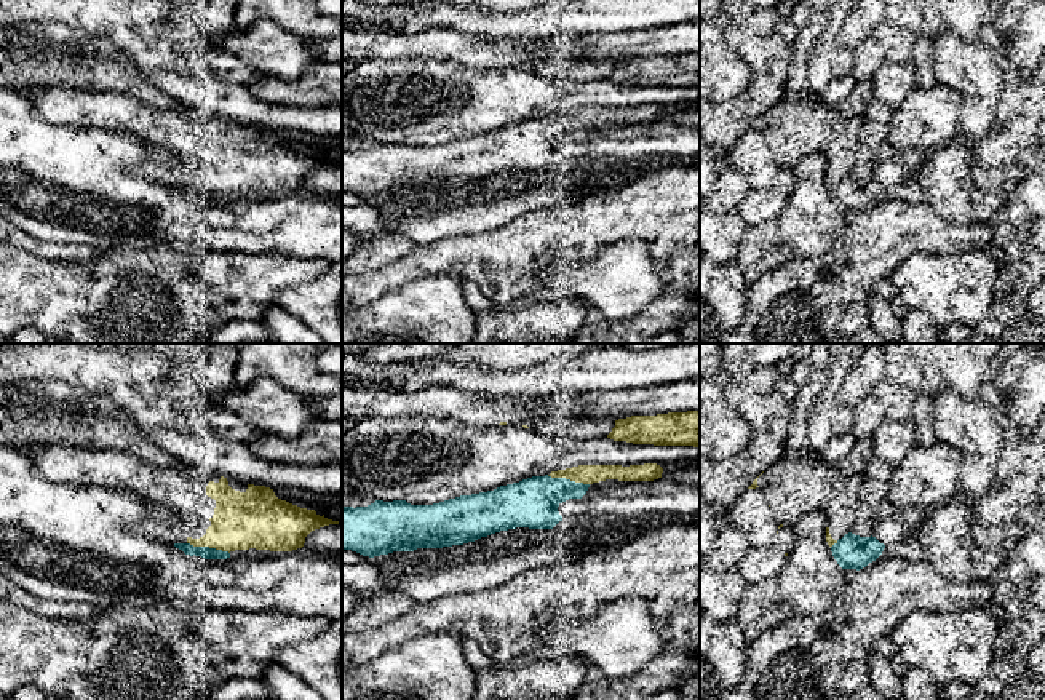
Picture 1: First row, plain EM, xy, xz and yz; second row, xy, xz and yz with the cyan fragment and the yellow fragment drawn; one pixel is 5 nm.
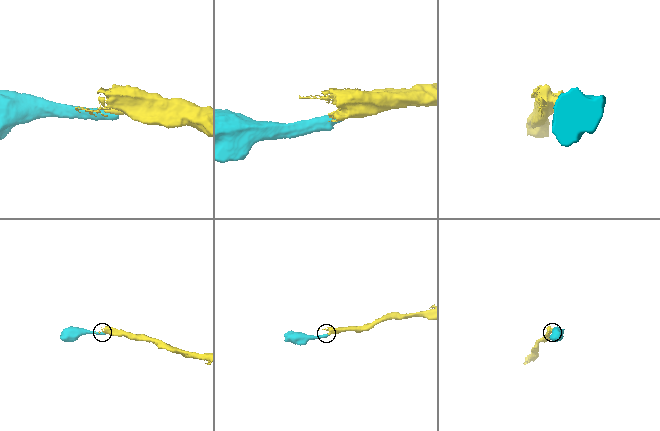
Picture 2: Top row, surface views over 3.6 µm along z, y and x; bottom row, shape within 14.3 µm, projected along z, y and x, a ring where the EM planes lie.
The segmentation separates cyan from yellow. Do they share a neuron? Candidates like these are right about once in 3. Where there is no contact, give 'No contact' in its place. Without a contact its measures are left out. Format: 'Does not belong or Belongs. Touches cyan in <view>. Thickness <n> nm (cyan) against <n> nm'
Does not belong. Touches cyan in xy. Thickness 60 nm (cyan) against 280 nm

